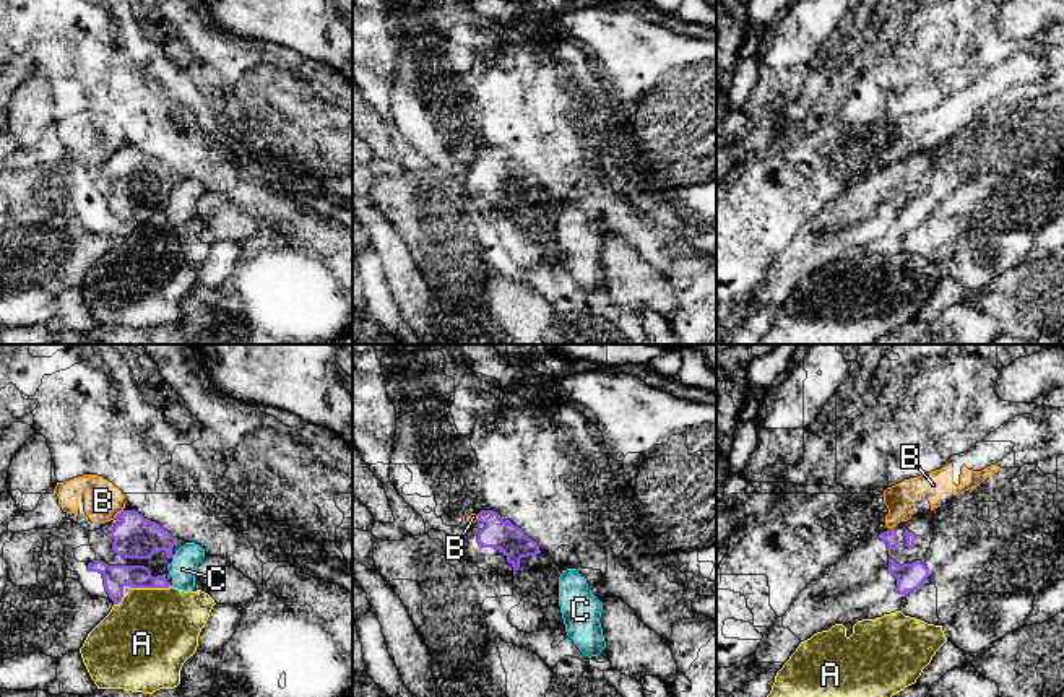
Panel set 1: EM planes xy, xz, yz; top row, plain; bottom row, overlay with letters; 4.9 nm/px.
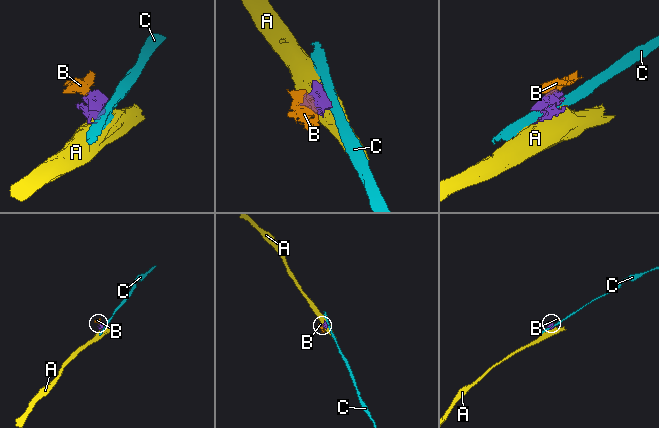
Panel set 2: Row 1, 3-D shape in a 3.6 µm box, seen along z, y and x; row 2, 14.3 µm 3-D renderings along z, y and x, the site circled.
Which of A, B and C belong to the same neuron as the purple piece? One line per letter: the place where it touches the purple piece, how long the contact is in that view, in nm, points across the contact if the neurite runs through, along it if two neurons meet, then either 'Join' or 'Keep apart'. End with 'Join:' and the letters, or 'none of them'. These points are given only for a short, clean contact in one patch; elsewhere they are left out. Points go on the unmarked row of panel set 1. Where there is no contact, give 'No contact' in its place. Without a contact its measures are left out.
A: Touches purple at xy (138, 223). Shared border 300 nm. Keep apart
B: Touches purple at xy (117, 150). Shared border 60 nm. Boundary: xy (122, 145), (114, 153). Keep apart
C: No contact. Keep apart
Join: none of them

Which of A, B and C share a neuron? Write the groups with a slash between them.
A / B / C

